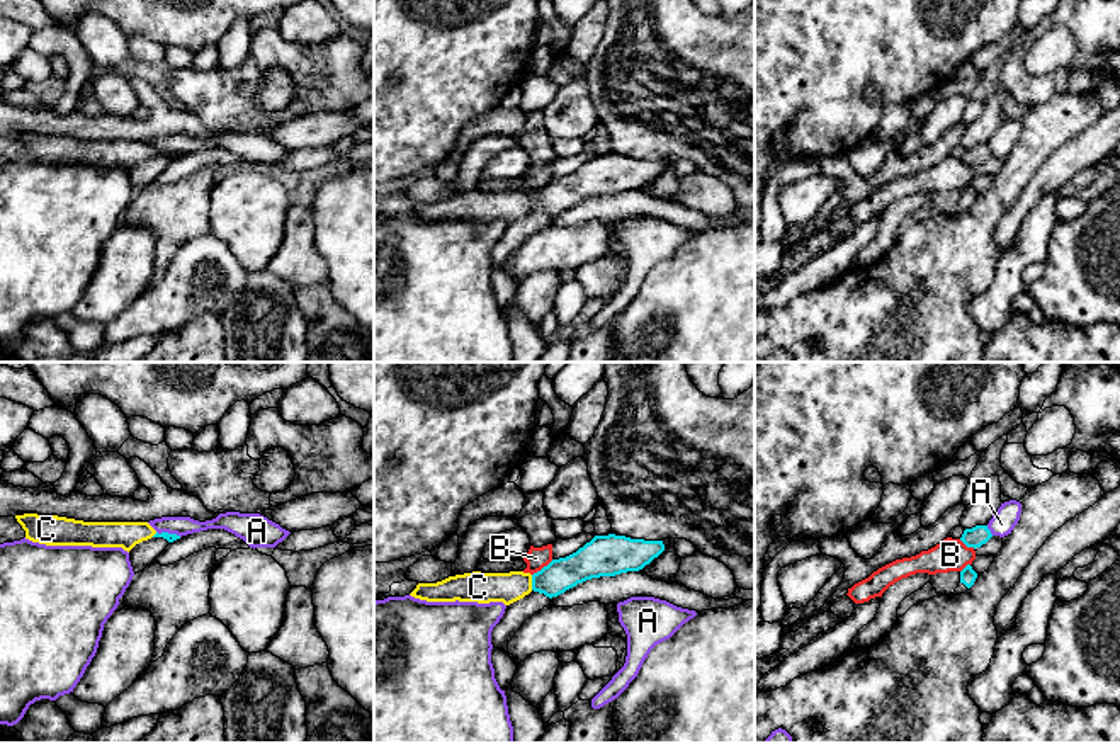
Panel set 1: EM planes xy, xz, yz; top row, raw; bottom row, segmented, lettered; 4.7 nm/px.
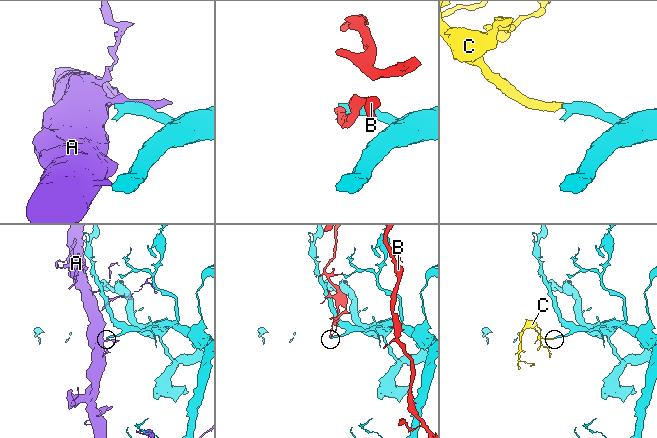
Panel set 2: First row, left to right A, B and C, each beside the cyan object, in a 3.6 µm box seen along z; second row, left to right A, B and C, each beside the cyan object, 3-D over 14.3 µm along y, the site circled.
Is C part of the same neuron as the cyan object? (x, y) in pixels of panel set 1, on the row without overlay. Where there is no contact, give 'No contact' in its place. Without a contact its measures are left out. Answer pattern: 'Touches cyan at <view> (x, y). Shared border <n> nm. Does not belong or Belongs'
Touches cyan at xz (532, 201). Shared border 70 nm. Belongs

